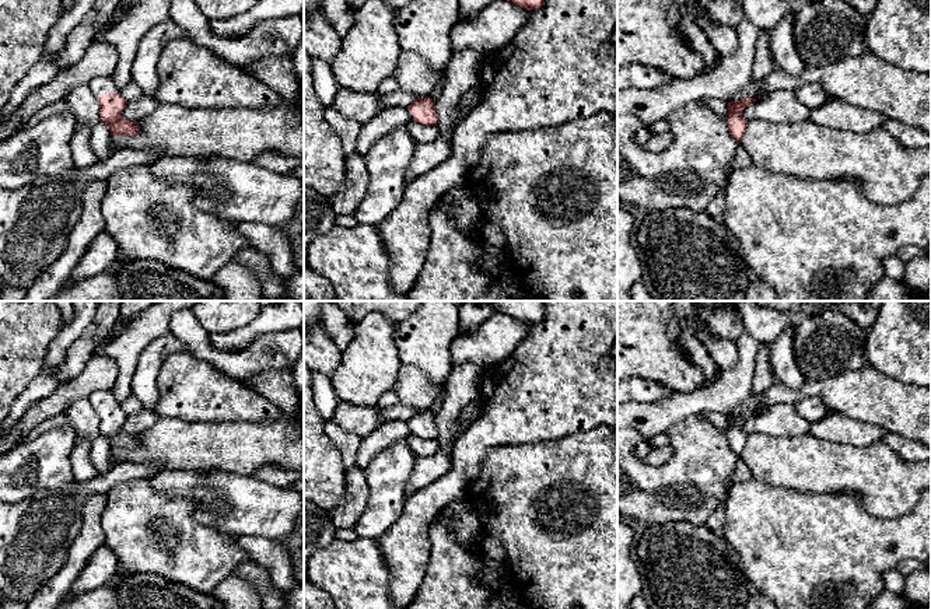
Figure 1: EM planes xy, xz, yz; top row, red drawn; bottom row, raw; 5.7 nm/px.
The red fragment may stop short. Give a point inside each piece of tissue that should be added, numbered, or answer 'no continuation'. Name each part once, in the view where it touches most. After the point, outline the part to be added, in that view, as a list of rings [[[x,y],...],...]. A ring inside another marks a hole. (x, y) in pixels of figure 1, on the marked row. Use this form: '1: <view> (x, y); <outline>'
1: xy (100, 86); [[[95,77],[87,85],[95,98],[102,97],[105,94],[120,92],[120,90],[115,85],[111,77]]]

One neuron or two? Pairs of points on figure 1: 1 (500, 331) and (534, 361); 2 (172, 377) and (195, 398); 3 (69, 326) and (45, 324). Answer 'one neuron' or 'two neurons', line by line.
1: two neurons
2: one neuron
3: two neurons

